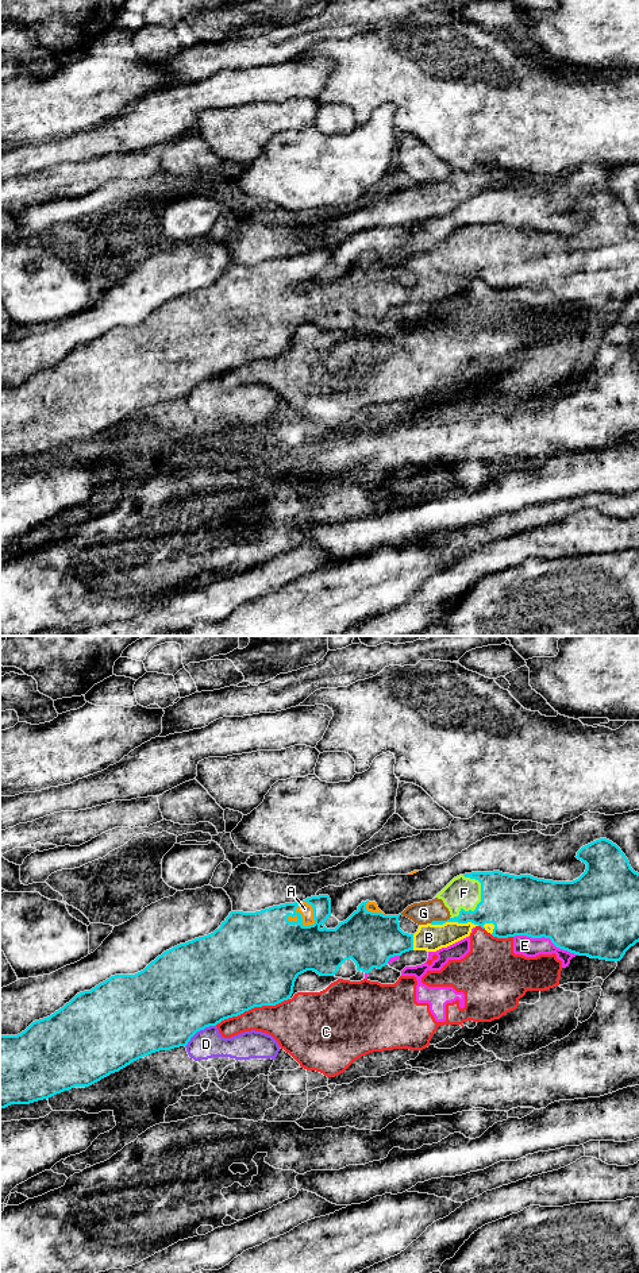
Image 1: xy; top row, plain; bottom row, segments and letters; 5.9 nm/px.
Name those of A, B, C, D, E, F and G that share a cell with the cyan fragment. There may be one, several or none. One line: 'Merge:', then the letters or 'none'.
Merge: A, B, F, G

